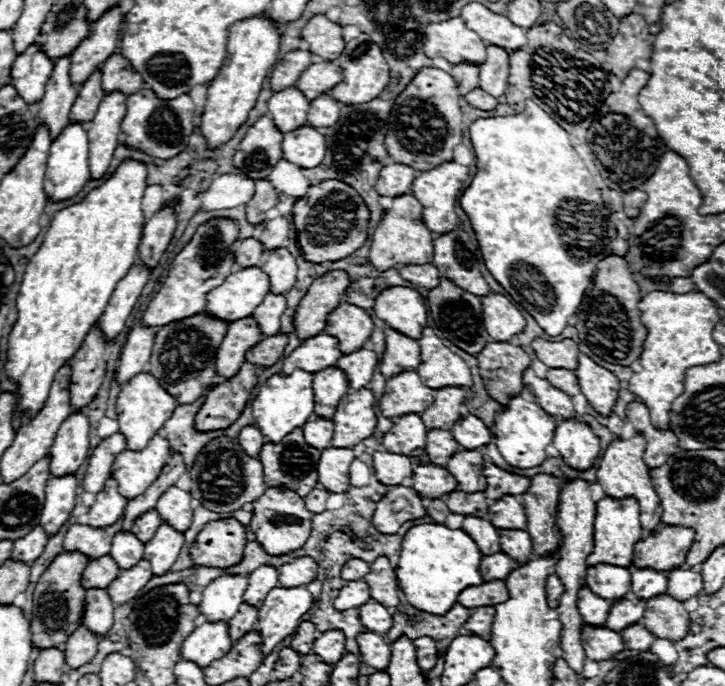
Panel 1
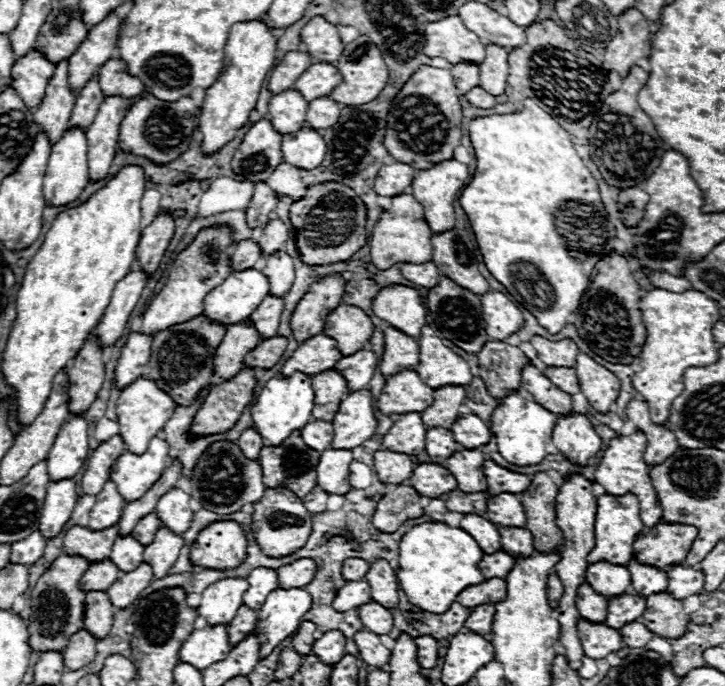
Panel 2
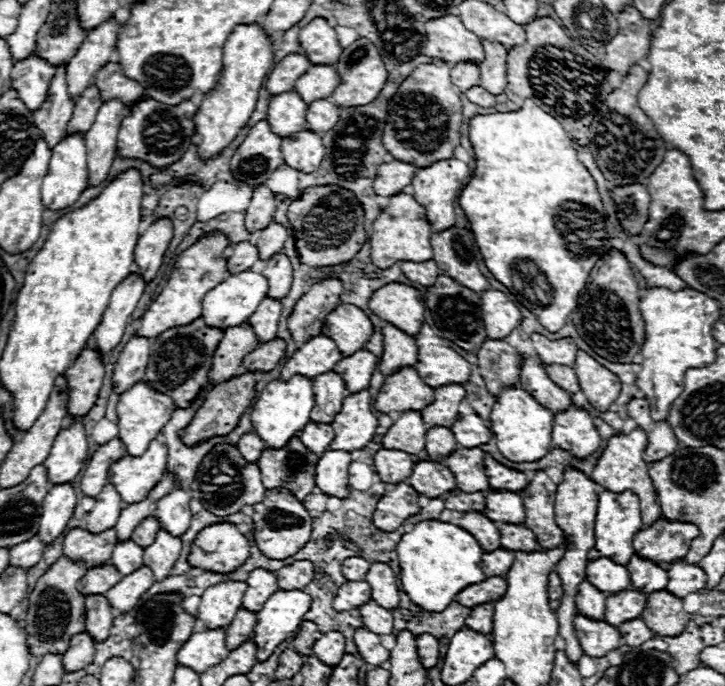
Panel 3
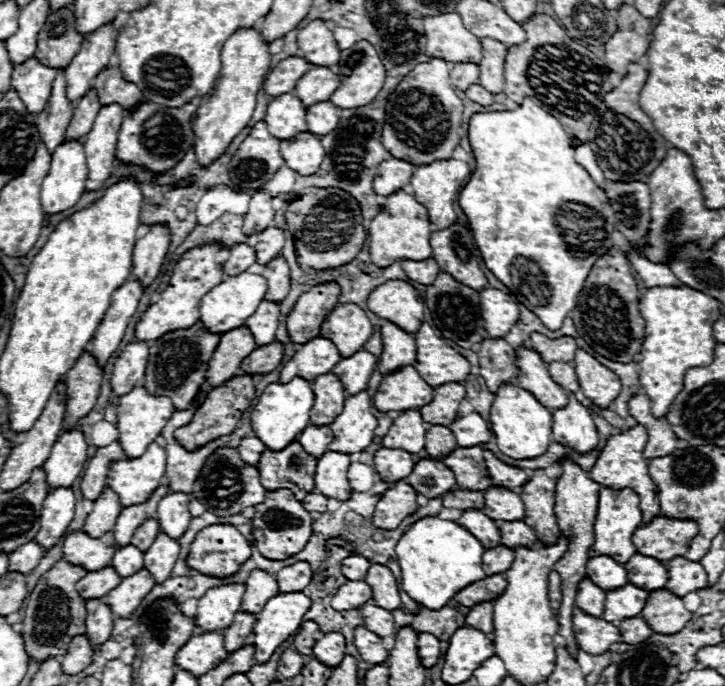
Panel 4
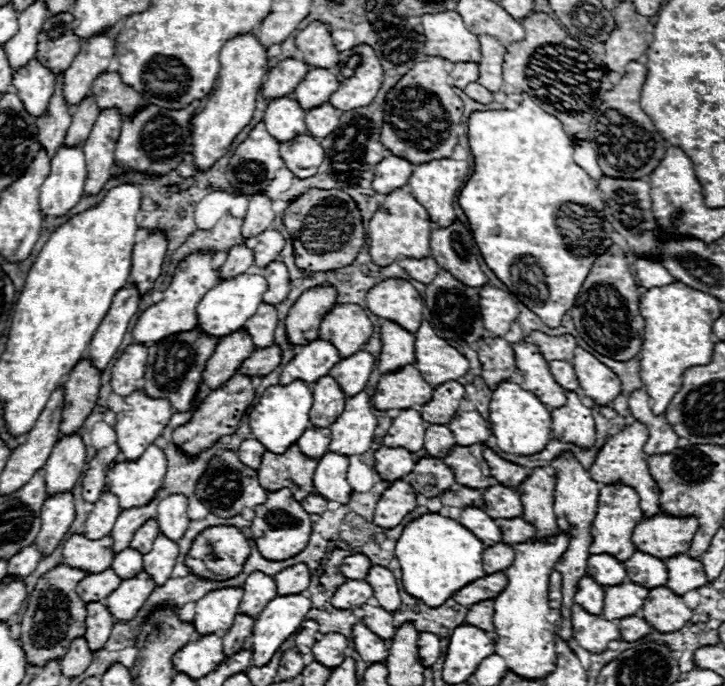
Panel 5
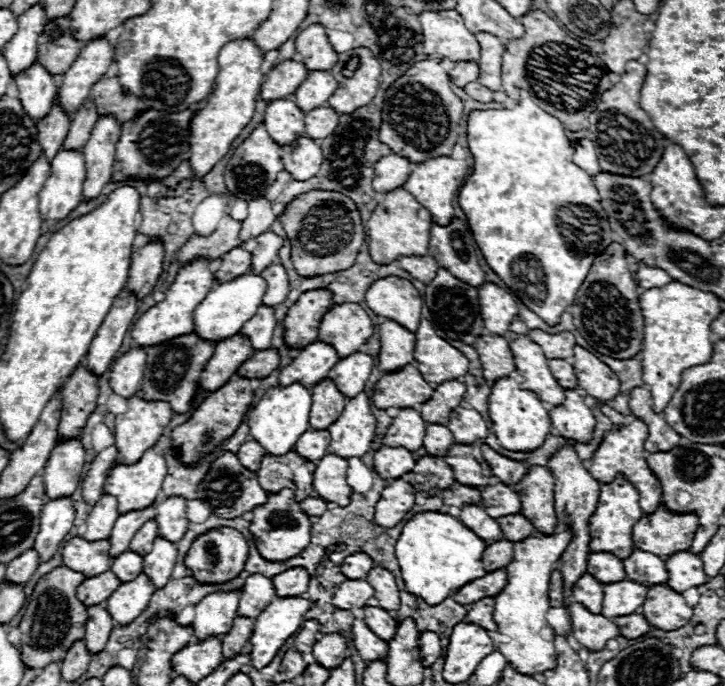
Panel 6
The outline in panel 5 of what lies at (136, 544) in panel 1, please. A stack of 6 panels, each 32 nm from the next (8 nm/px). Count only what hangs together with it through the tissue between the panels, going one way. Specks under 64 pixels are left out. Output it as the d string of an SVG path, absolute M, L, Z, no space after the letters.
M126 548L114 556L112 568L114 572L118 572L118 576L122 576L122 580L128 580L130 576L142 572L142 554L134 548Z

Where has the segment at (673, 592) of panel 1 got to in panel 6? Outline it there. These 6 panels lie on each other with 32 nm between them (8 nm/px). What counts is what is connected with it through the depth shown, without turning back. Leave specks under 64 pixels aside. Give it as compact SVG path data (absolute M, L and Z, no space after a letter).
M676 552L666 558L668 568L668 586L676 592L696 588L708 582L708 576L702 570L702 560L692 552Z

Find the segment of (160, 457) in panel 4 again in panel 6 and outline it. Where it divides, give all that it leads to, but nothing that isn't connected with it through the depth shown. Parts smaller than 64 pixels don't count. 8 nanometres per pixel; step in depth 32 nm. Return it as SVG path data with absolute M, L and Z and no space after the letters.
M150 448L138 464L116 464L106 478L104 494L116 496L120 514L146 508L160 498L164 476L166 460Z

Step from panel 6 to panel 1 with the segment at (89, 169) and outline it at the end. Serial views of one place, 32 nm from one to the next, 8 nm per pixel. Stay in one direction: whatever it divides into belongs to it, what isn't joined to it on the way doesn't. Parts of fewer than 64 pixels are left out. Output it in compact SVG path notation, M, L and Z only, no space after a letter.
M120 92L106 94L88 130L88 140L90 140L88 166L90 166L90 176L94 180L102 178L108 172L110 160L118 146L120 122L124 116L126 116L126 96Z

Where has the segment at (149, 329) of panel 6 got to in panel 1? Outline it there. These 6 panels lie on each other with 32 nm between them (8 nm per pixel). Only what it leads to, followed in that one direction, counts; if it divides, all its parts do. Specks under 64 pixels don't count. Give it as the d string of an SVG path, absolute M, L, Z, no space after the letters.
M212 220L198 226L192 240L184 246L182 252L176 254L168 278L160 288L160 292L148 304L142 322L148 328L158 330L166 324L172 324L174 320L184 320L186 316L202 314L206 306L206 294L214 290L218 284L222 284L226 276L232 274L234 254L230 252L230 246L236 242L236 234L238 234L238 226L228 220Z

